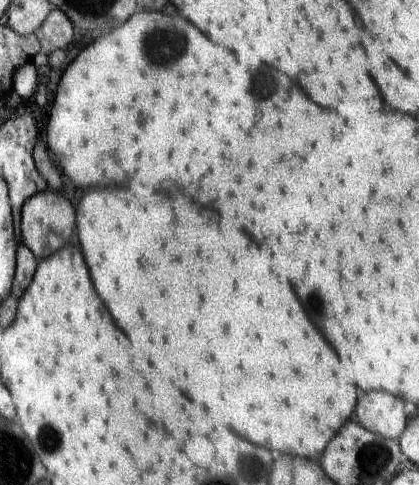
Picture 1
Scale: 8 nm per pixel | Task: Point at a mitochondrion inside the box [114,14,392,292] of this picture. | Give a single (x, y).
(159, 43)

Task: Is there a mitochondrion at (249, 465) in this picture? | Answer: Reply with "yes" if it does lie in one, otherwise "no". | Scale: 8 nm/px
yes

